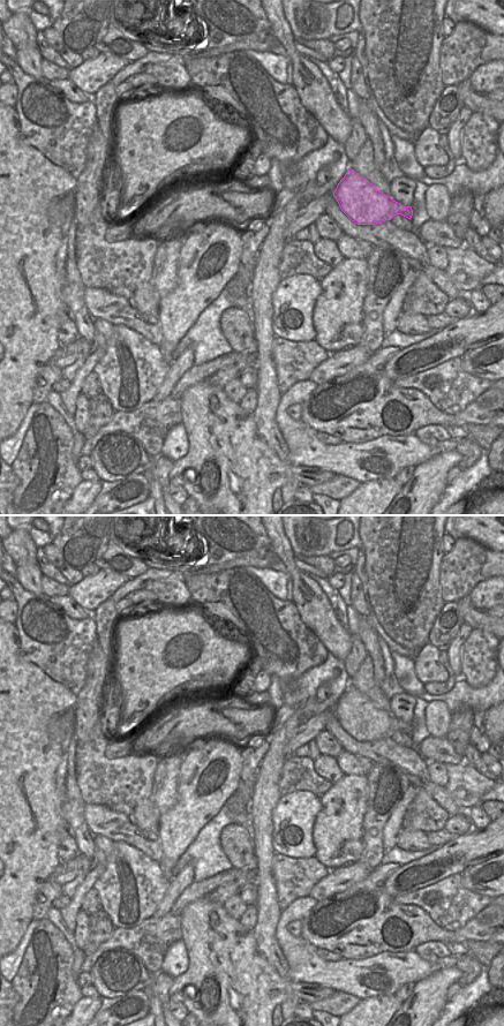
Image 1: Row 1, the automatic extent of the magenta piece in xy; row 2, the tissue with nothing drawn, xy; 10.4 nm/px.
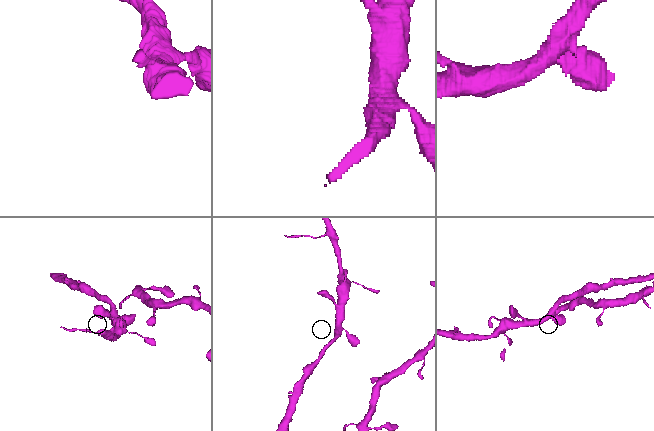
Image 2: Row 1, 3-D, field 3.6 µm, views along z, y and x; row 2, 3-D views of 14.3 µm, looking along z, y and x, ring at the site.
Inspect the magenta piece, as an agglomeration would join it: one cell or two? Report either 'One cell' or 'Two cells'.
One cell.

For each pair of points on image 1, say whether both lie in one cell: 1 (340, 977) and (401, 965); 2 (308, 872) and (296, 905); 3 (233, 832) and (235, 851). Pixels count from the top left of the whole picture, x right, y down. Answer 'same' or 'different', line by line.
1: same
2: different
3: same

